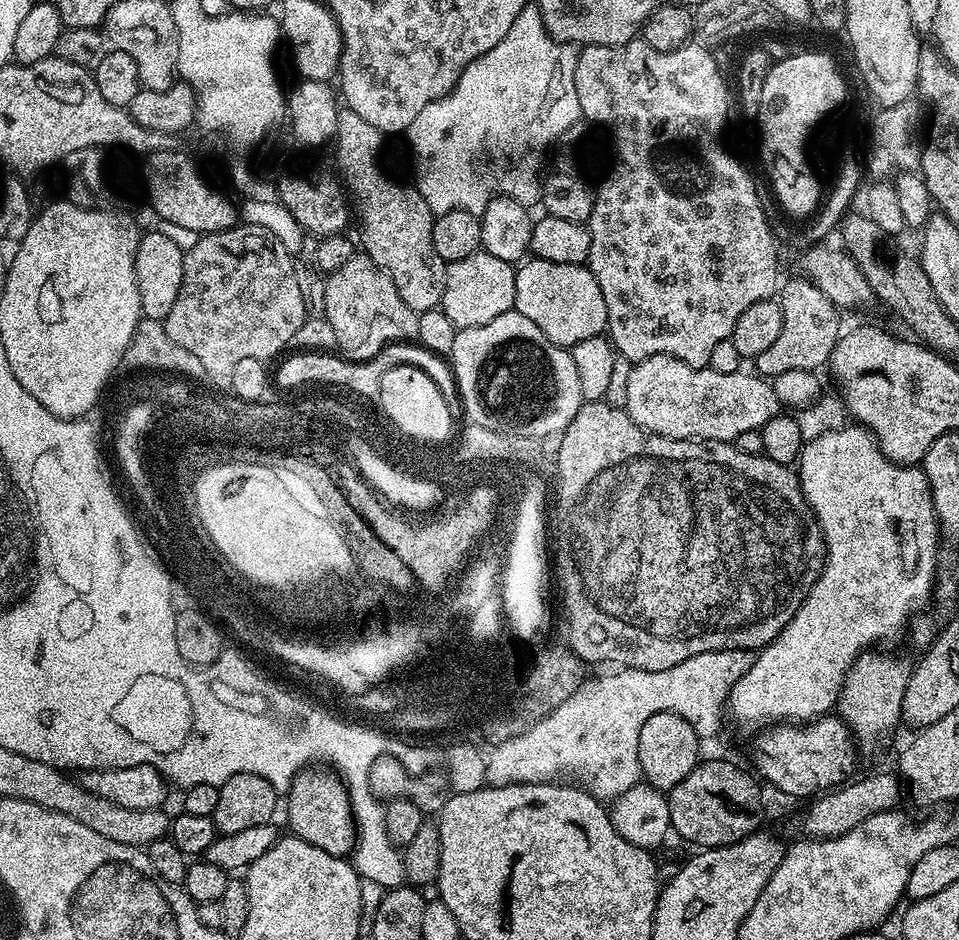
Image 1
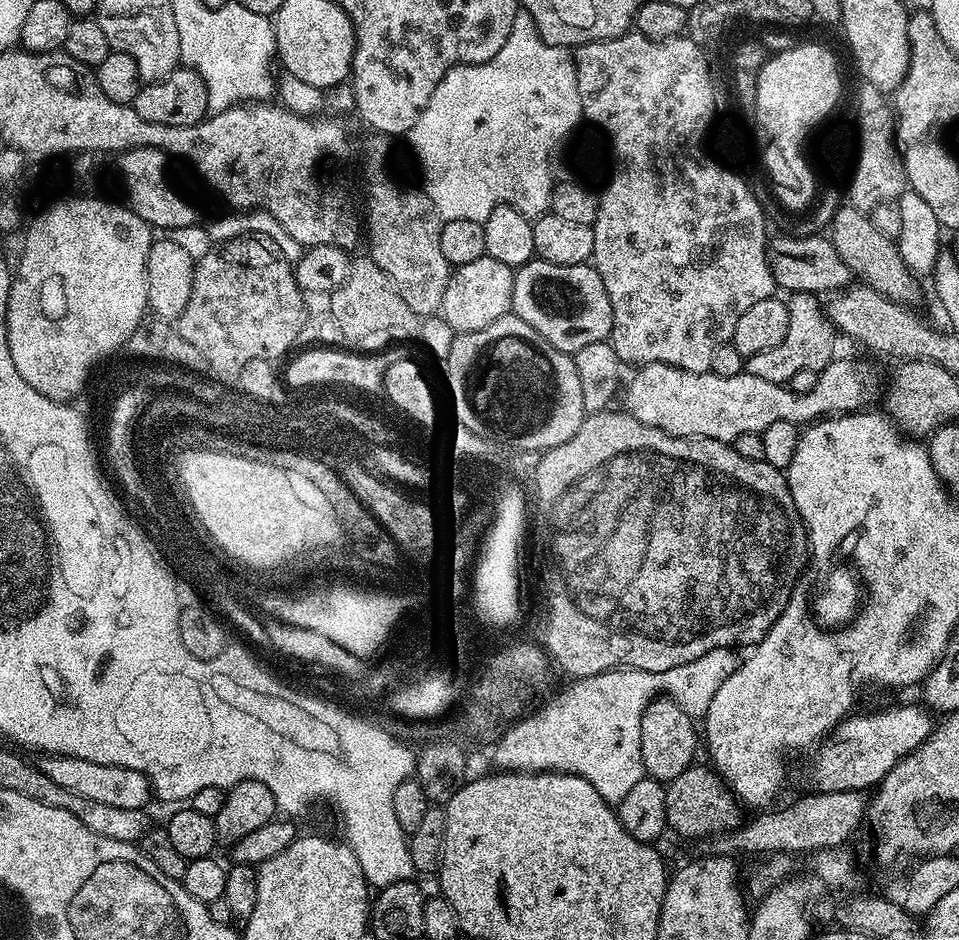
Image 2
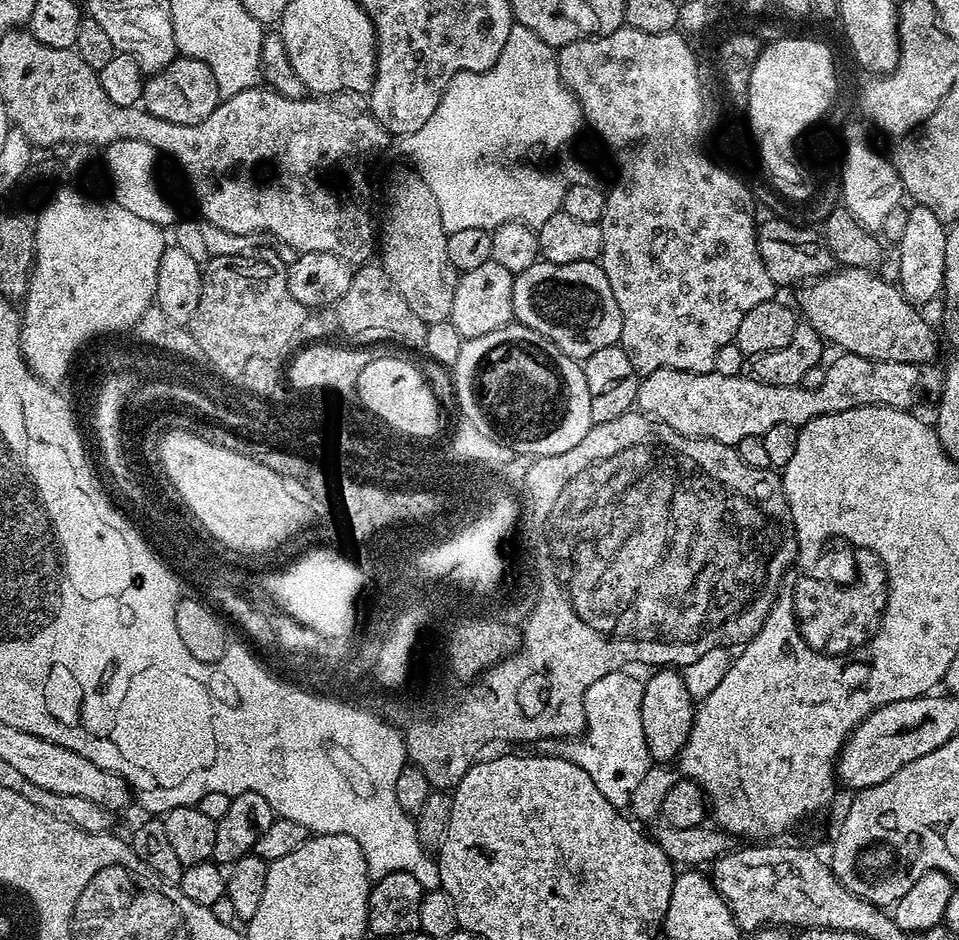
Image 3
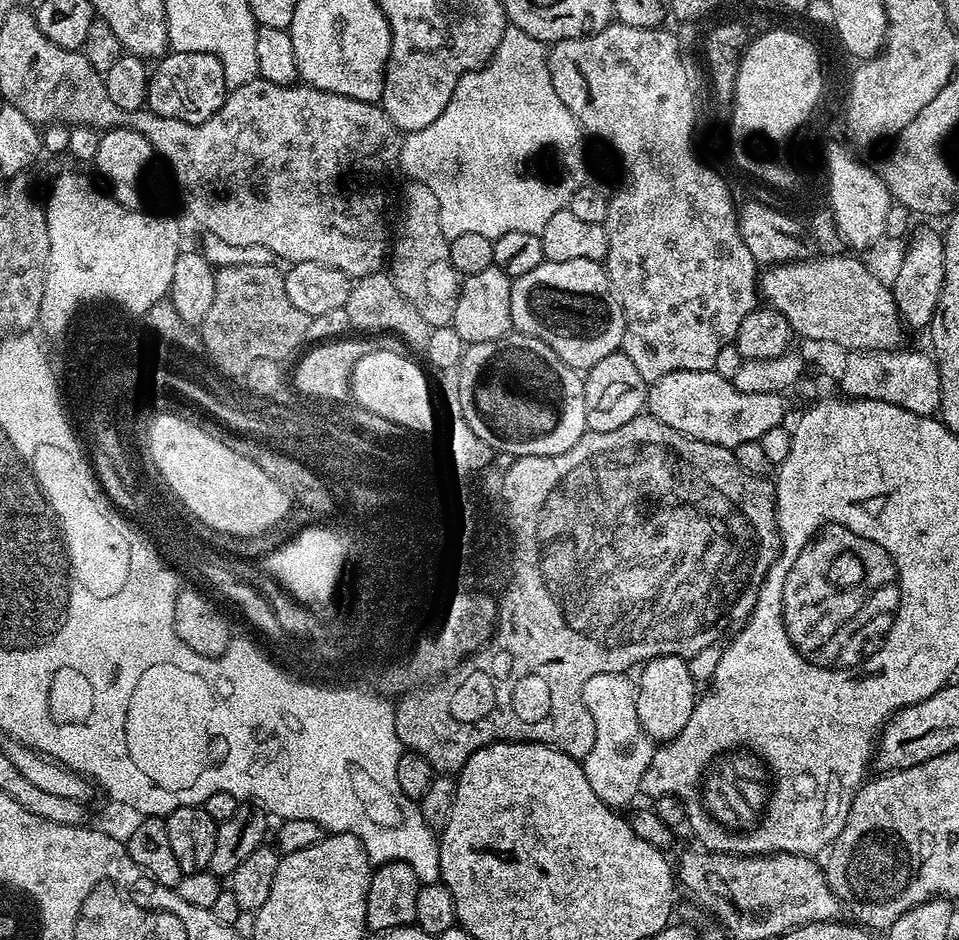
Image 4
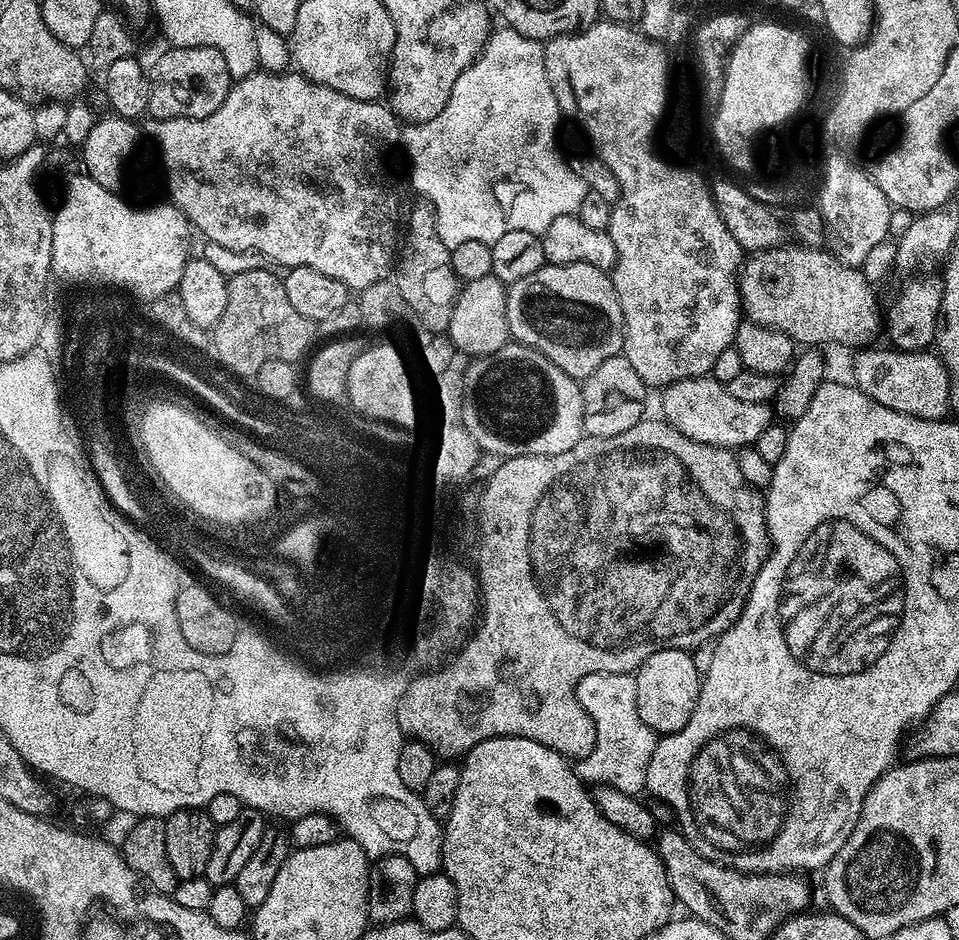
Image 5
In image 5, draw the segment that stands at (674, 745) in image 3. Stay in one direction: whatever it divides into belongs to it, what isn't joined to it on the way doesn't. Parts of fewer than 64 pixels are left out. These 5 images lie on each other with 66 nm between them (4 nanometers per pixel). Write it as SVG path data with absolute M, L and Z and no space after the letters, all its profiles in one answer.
M687 648L658 650L642 661L635 675L638 714L649 733L667 734L682 730L682 726L690 722L690 714L694 714L694 706L700 697L702 673L696 665L695 655Z

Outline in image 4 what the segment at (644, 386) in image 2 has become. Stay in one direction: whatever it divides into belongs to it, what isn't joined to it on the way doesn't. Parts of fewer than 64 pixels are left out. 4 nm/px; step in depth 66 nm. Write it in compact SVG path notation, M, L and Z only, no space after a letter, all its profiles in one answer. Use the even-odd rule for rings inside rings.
M927 351L858 352L849 355L848 369L838 380L843 395L857 400L890 402L919 416L936 416L940 410L940 371ZM678 370L651 381L646 412L692 440L734 450L742 442L759 441L766 430L781 427L785 423L784 400L778 392L746 394L714 370Z

